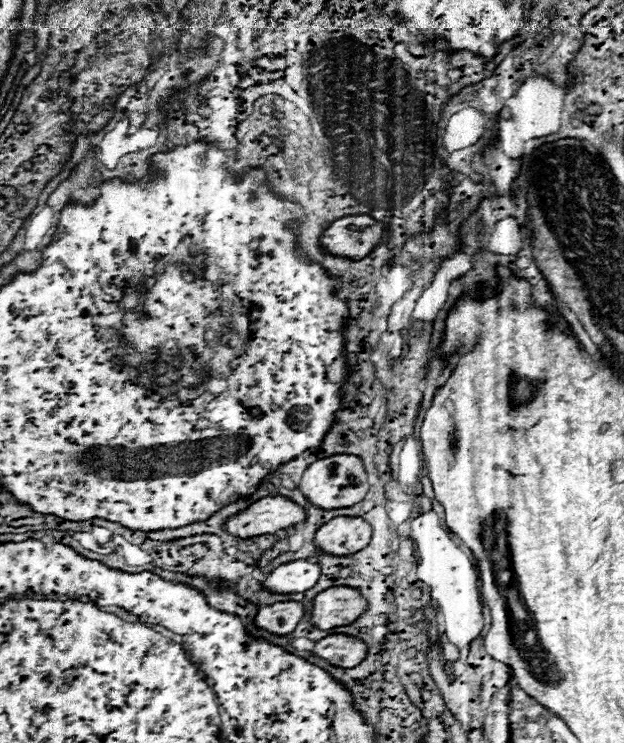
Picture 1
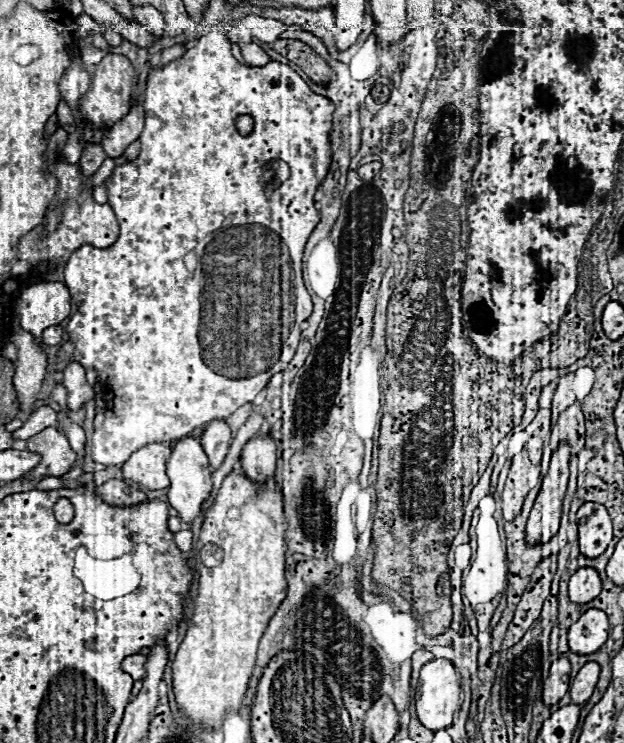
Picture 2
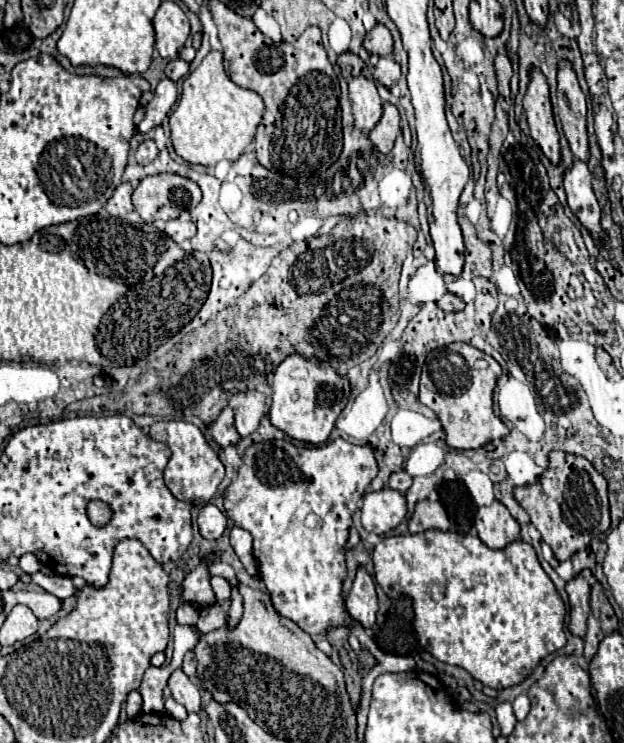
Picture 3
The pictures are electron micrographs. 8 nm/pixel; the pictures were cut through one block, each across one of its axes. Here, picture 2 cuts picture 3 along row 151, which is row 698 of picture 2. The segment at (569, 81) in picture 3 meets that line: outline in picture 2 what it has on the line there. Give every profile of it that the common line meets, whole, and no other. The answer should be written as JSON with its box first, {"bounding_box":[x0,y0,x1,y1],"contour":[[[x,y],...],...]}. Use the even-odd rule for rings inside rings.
{"bounding_box":[570,662,600,706],"contour":[[[588,662],[586,666],[582,666],[578,676],[570,684],[572,704],[582,706],[592,696],[594,688],[596,688],[596,682],[598,682],[598,674],[600,674],[600,666],[596,662]]]}

